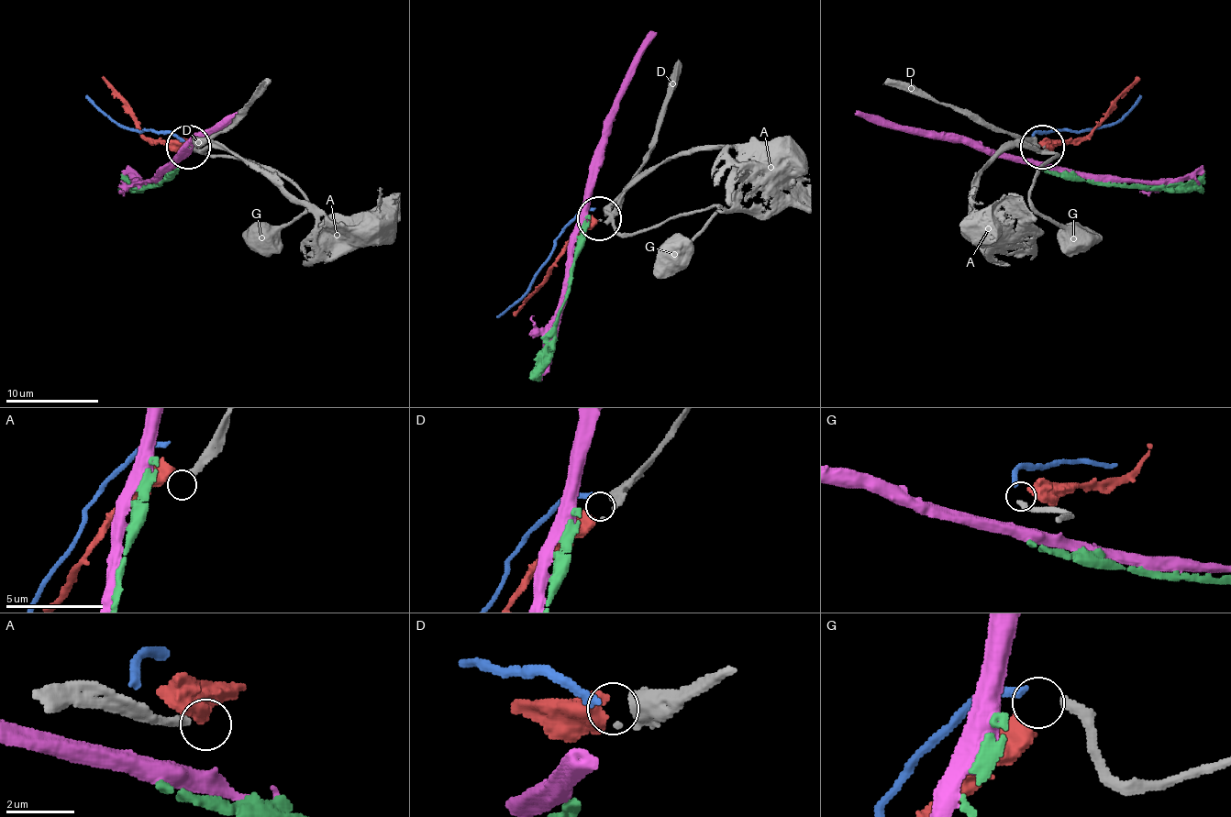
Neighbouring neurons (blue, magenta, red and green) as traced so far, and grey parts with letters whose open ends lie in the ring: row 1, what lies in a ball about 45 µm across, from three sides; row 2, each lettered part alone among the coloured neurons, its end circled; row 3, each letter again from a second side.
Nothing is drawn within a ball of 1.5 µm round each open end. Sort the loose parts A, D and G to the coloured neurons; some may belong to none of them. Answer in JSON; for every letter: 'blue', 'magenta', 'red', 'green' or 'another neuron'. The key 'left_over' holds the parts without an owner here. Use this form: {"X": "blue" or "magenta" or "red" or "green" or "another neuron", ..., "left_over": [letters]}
{"A": "another neuron", "D": "red", "G": "blue", "left_over": ["A"]}

